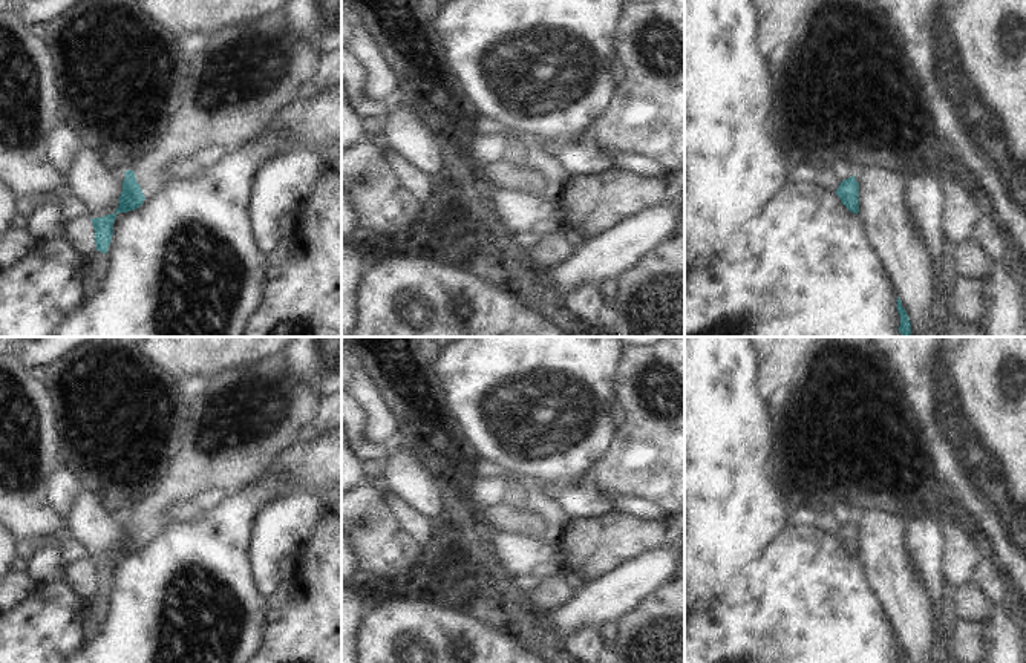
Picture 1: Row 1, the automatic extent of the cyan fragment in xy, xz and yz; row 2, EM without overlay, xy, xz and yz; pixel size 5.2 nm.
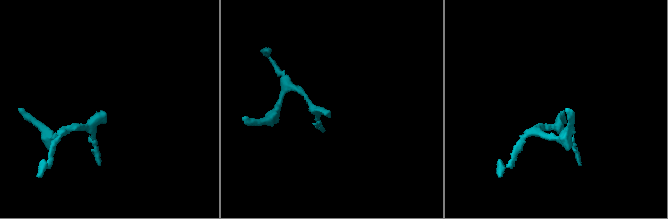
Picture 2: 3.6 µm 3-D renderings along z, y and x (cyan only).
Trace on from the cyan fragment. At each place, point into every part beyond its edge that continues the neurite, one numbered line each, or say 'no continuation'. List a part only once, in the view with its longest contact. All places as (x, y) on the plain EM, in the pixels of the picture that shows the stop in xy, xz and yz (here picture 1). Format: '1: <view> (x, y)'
1: xy (245, 417)

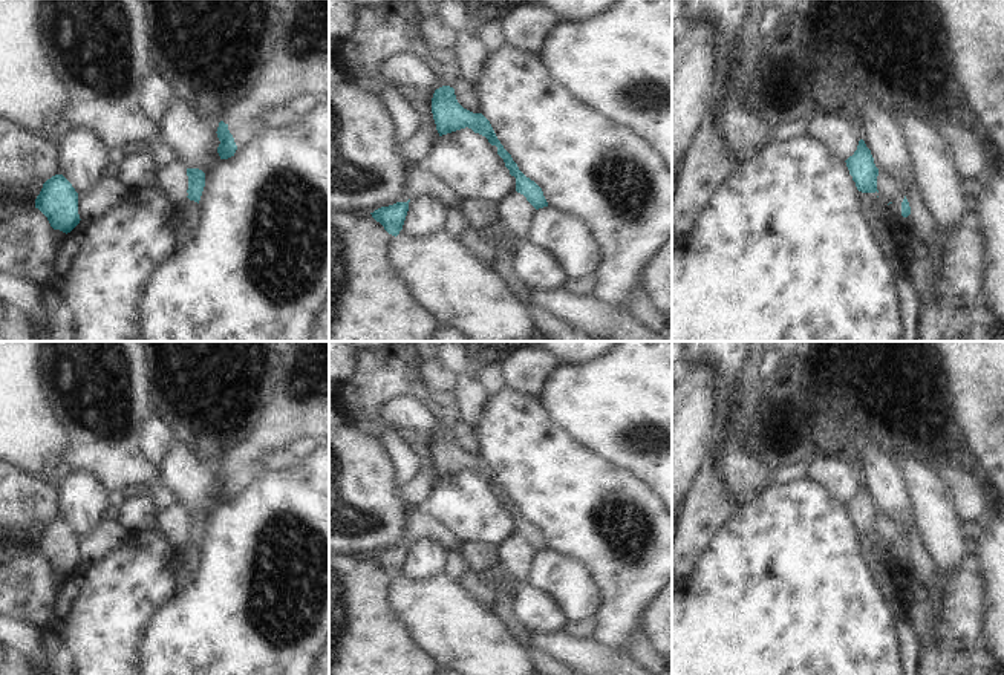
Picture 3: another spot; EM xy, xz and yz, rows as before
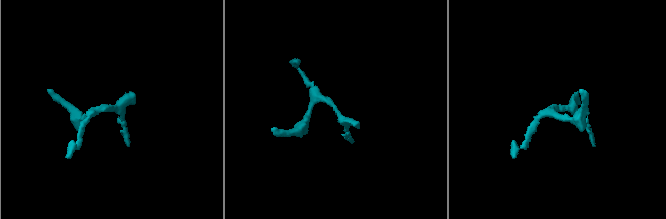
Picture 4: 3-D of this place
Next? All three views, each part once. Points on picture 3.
1: xy (299, 406)

